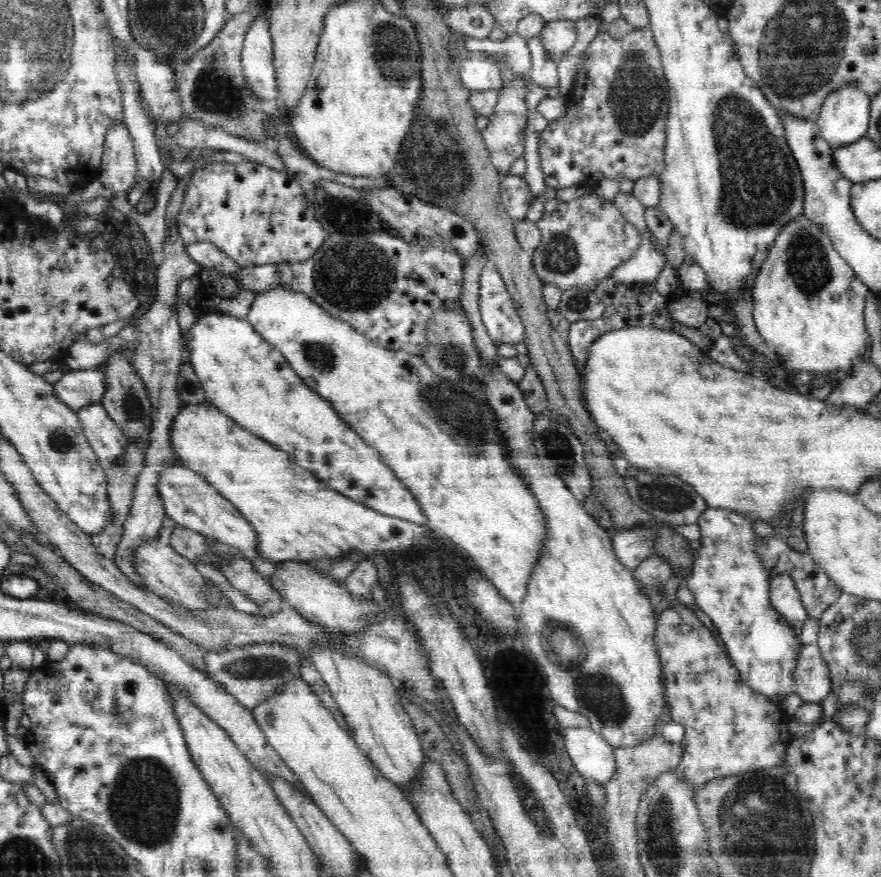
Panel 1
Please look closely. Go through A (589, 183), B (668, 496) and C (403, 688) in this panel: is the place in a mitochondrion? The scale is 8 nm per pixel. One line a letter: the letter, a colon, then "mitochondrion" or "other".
A: other
B: mitochondrion
C: other

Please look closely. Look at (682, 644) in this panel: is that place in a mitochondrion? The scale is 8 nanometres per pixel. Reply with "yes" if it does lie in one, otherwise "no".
no

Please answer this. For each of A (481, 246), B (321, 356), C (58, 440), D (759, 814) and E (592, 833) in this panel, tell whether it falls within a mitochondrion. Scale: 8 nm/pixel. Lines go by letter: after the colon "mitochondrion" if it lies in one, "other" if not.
A: other
B: mitochondrion
C: mitochondrion
D: mitochondrion
E: other

